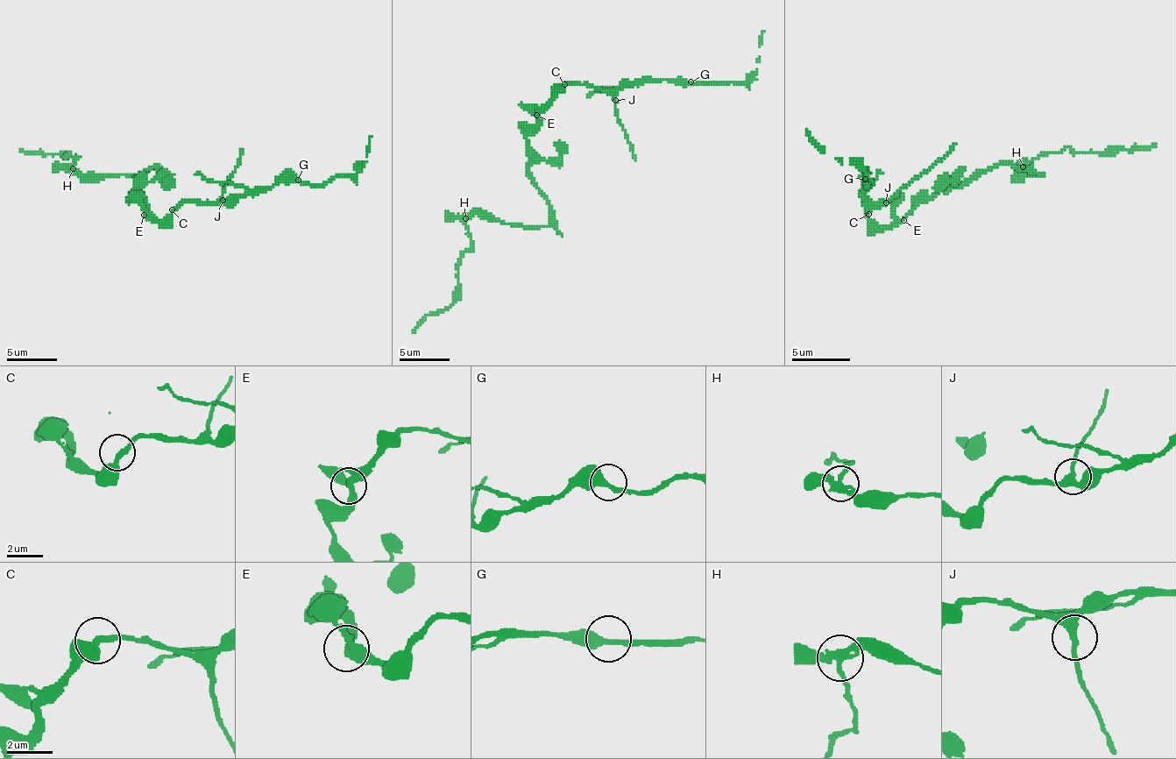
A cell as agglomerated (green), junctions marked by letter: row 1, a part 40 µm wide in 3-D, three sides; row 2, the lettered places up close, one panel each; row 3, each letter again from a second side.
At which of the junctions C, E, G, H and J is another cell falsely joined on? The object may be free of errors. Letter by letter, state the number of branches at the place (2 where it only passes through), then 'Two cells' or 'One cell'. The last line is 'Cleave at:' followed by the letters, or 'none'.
C: Branches: 2. One cell
E: Branches: 3. One cell
G: Branches: 2. One cell
H: Branches: 3. Two cells
J: Branches: 3. One cell
Cleave at: H

